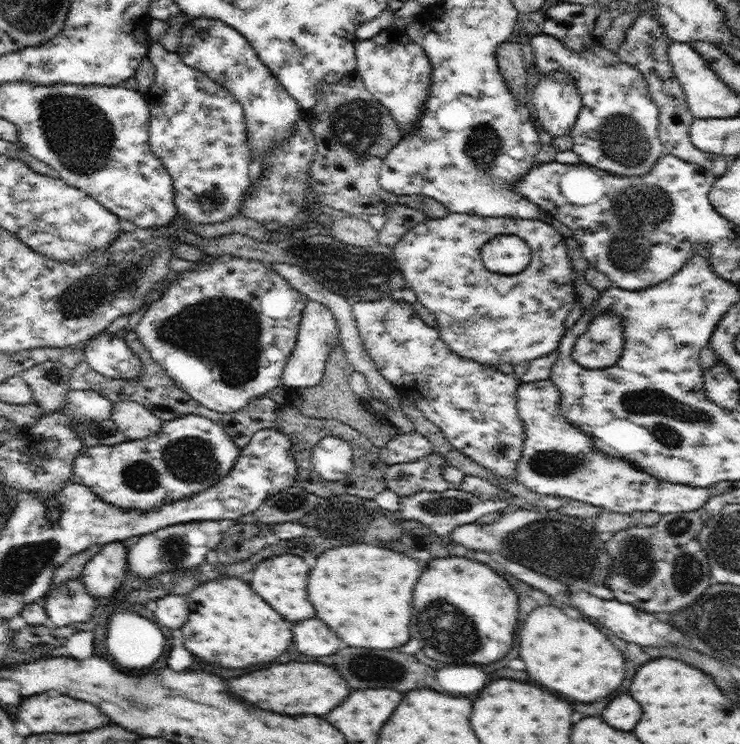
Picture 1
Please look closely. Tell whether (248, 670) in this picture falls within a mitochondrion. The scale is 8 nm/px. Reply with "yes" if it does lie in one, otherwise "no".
no

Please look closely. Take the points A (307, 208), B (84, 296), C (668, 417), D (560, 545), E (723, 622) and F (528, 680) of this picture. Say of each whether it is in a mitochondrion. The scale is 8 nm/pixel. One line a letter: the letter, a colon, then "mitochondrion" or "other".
A: other
B: mitochondrion
C: mitochondrion
D: mitochondrion
E: mitochondrion
F: other

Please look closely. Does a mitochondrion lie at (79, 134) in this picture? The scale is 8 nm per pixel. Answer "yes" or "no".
yes

